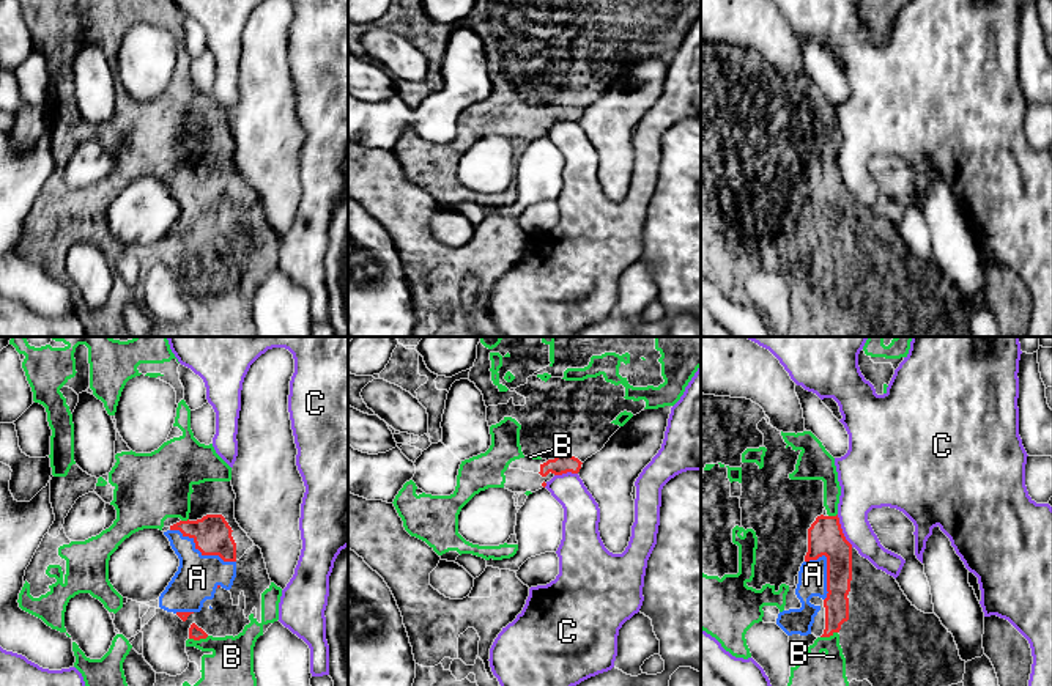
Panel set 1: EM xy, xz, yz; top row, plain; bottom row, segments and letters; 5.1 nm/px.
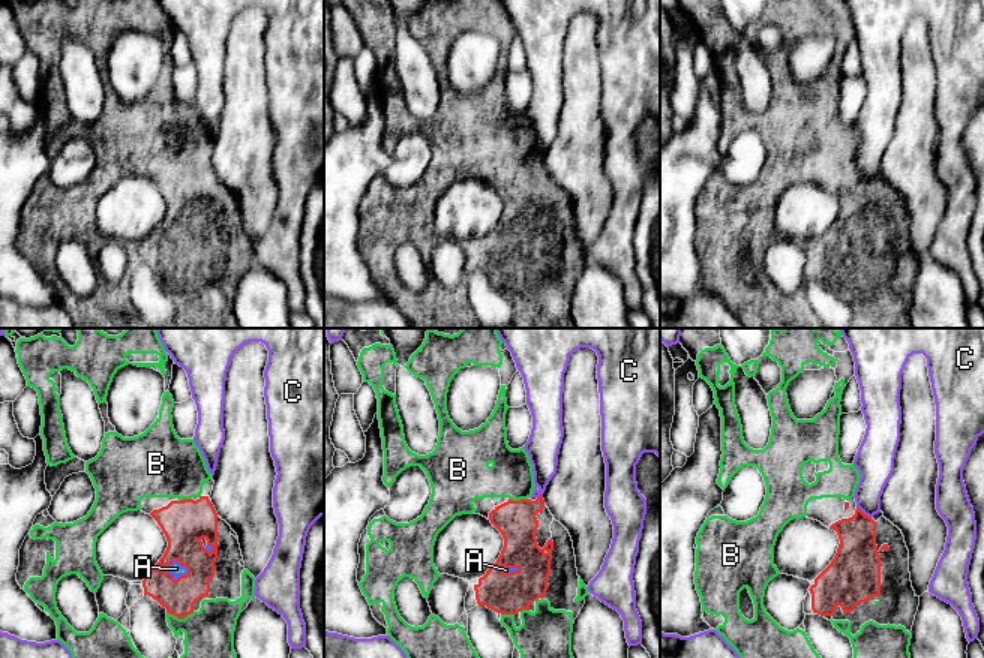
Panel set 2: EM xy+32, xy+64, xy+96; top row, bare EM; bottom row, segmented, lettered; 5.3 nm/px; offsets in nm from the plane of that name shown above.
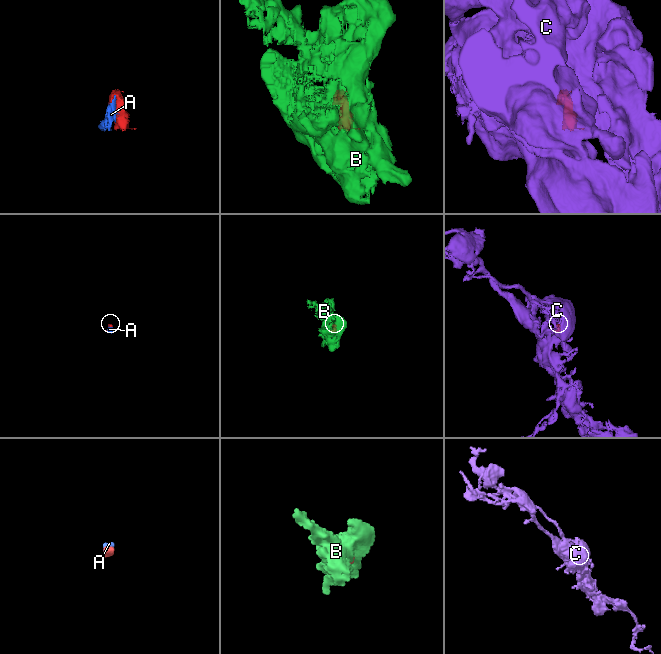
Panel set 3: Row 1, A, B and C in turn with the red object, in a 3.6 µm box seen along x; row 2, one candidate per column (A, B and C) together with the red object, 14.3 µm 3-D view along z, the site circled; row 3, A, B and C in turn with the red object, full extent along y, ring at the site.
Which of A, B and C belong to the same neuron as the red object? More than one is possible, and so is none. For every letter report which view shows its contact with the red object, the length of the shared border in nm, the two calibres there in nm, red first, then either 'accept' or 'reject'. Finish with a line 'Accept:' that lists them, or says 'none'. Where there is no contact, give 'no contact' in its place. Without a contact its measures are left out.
A: contact in xy; length 380 nm; calibres 200 and 220 nm; accept
B: contact in xy; length 110 nm; calibres 70 and 220 nm; accept
C: contact in yz; length 190 nm; calibres 180 and 220 nm; reject
Accept: A, B

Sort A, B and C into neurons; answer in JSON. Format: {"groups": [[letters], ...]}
{"groups": [["A", "B"], ["C"]]}

